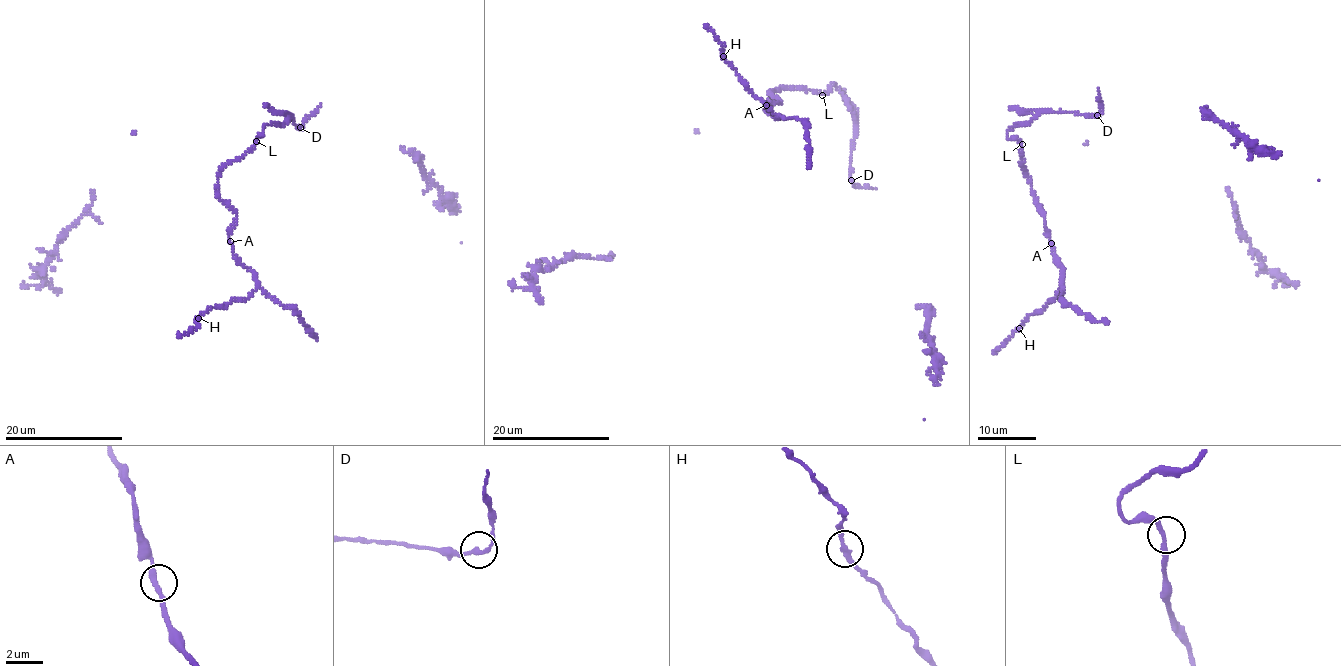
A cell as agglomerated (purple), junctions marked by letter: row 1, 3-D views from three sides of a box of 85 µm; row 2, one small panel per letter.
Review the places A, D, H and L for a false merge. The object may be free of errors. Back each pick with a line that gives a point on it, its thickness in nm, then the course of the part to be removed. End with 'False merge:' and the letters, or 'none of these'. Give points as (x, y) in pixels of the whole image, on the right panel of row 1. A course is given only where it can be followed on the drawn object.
False merge: none of these

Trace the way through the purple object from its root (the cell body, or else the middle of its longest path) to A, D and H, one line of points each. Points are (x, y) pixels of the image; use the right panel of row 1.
A: (1020, 143), (1022, 163), (1034, 198), (1043, 212), (1044, 228), (1051, 243)
D: (1020, 143), (1008, 137), (1009, 131), (1017, 124), (1032, 121), (1042, 112), (1097, 115)
H: (1020, 143), (1022, 163), (1043, 212), (1052, 254), (1062, 269), (1055, 297), (1029, 315), (1019, 328)

